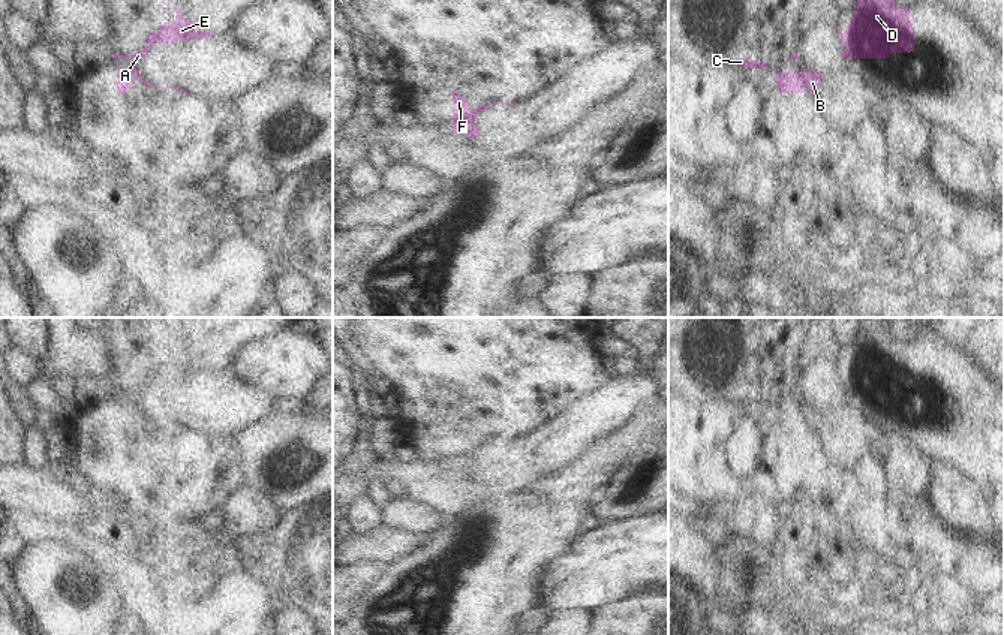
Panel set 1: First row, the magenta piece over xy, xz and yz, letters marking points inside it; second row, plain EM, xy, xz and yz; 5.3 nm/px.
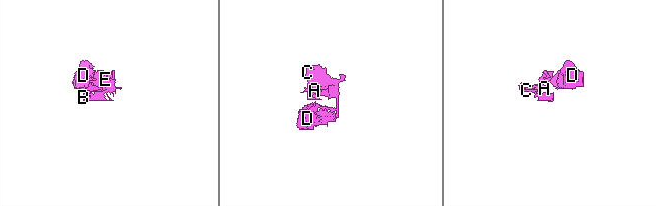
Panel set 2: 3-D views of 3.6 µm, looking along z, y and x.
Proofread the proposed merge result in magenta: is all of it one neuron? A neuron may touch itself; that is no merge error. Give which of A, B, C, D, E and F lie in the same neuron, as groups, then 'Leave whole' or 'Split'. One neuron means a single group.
Groups: A B C D E F. Leave whole.

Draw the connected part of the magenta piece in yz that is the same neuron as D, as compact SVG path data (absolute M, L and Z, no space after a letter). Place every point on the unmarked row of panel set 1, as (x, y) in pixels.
M862 318L847 364L839 362L845 382L839 394L889 394L892 388L914 386L910 341L893 338L886 318Z

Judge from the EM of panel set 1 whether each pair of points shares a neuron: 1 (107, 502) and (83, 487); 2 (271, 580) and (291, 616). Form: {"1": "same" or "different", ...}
{"1": "same", "2": "different"}

